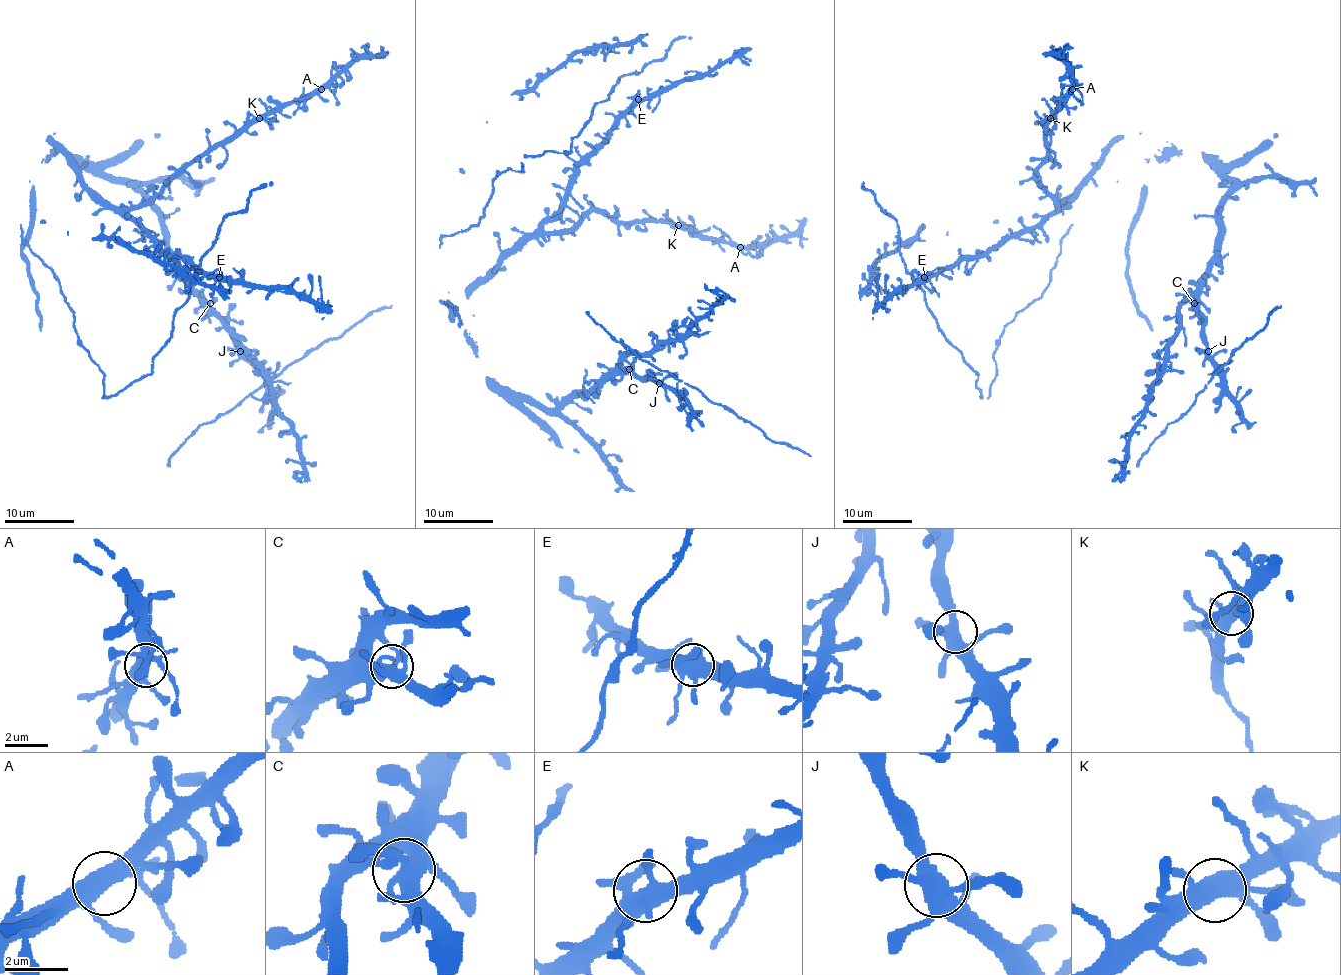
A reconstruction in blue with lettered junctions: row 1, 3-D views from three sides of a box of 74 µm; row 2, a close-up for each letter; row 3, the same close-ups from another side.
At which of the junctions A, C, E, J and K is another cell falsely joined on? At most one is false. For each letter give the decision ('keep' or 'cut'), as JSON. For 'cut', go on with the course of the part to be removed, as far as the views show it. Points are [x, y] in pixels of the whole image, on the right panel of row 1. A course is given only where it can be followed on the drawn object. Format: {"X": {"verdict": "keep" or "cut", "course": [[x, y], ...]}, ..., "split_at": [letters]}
{"A": {"verdict": "keep"}, "C": {"verdict": "keep"}, "E": {"verdict": "keep"}, "J": {"verdict": "keep"}, "K": {"verdict": "keep"}, "split_at": []}

